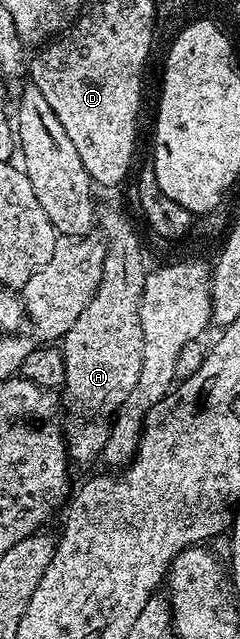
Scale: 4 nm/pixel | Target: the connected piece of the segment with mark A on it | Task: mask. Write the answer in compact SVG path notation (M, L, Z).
M105 208L102 212L100 209L99 232L105 241L103 278L99 278L99 286L91 302L87 302L83 314L75 318L75 326L67 330L59 344L65 363L63 431L65 447L68 448L69 459L74 465L89 464L96 456L98 459L104 453L109 429L113 427L117 413L125 407L127 394L131 394L131 389L139 379L139 369L143 366L143 322L139 320L139 306L147 275L145 252L141 249L141 240L137 237L132 222L117 208Z

